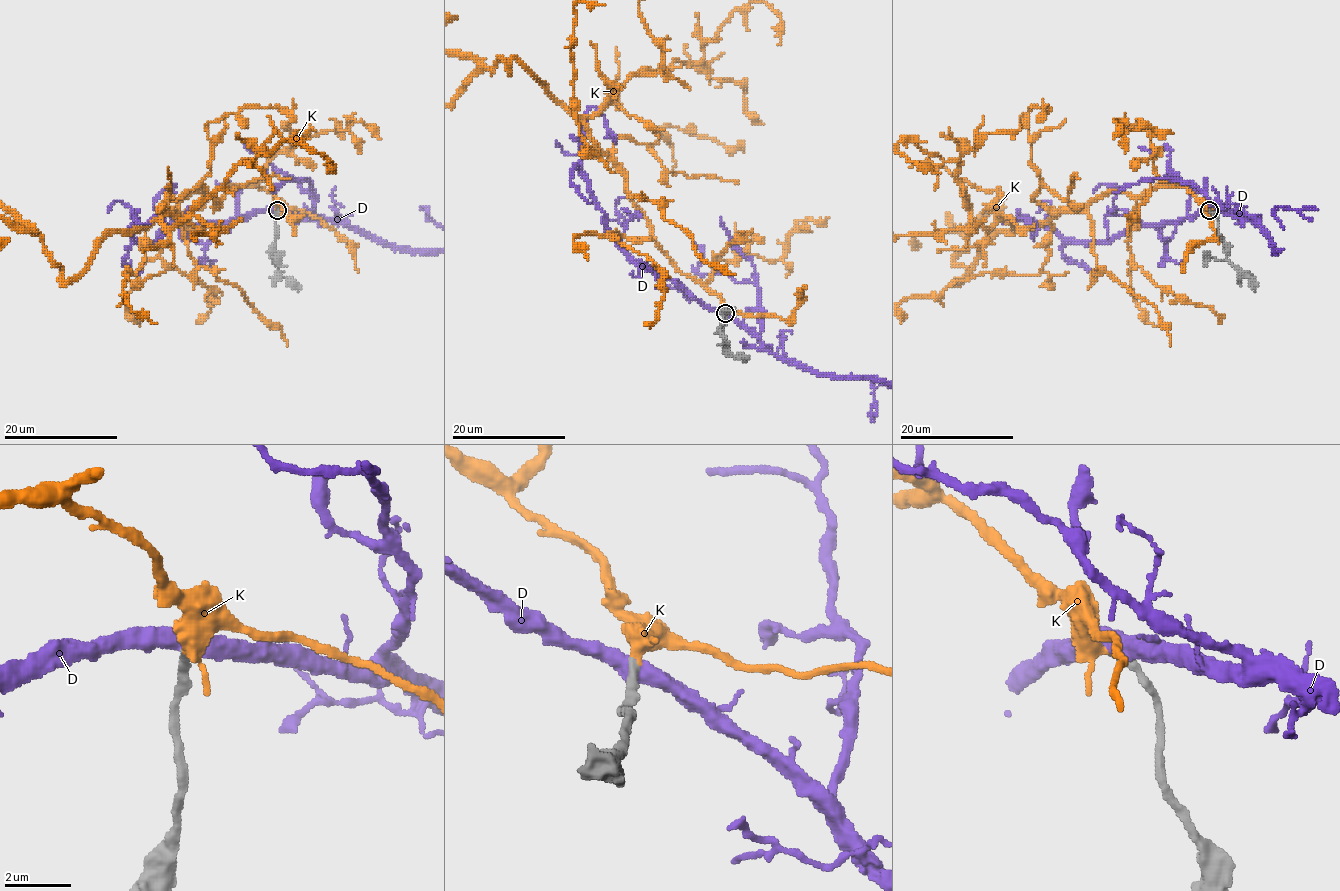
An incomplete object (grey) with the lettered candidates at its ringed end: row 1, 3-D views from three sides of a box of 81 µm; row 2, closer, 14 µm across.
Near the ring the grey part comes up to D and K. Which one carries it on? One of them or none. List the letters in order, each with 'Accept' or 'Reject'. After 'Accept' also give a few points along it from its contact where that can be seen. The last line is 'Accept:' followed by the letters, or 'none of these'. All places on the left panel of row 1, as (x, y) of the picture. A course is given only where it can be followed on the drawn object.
D: Reject
K: Accept
Accept: K

